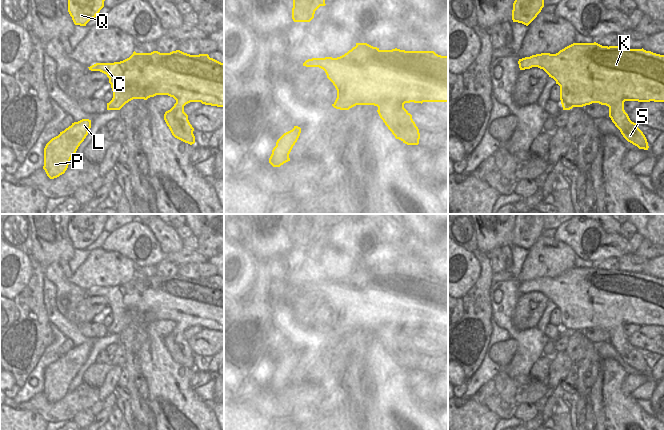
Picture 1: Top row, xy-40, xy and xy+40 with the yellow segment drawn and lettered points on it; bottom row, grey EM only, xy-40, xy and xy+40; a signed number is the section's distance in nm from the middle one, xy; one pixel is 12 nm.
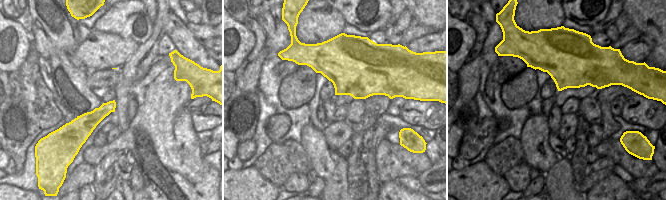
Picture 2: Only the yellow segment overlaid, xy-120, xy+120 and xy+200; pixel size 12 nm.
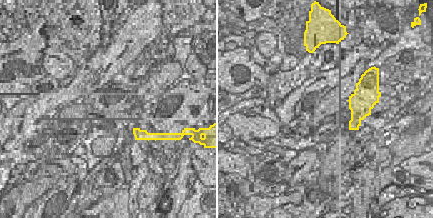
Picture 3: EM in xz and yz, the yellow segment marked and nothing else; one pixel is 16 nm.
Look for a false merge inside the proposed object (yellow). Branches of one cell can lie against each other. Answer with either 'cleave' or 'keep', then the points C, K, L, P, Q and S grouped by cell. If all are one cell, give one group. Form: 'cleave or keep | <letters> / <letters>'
keep | C K L P Q S

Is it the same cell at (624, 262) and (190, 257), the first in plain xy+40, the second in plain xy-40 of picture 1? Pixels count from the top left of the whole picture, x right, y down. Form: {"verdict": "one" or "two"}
{"verdict": "two"}

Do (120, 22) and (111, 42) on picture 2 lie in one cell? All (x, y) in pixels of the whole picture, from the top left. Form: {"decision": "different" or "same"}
{"decision": "different"}

